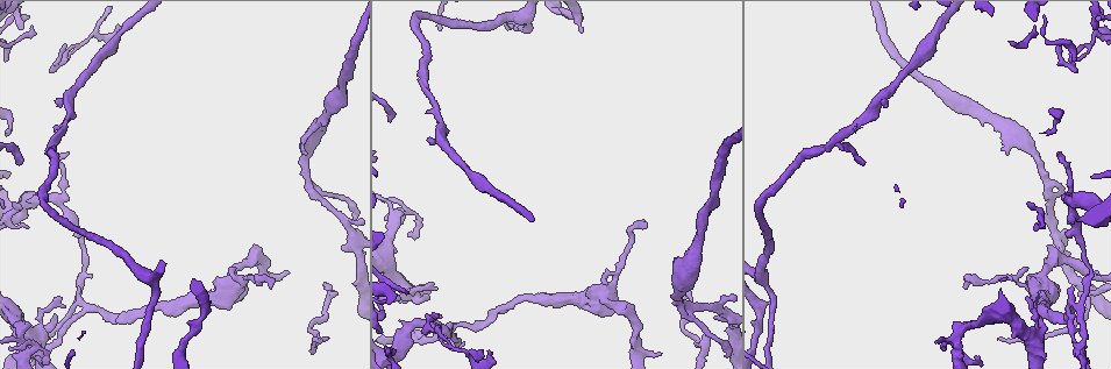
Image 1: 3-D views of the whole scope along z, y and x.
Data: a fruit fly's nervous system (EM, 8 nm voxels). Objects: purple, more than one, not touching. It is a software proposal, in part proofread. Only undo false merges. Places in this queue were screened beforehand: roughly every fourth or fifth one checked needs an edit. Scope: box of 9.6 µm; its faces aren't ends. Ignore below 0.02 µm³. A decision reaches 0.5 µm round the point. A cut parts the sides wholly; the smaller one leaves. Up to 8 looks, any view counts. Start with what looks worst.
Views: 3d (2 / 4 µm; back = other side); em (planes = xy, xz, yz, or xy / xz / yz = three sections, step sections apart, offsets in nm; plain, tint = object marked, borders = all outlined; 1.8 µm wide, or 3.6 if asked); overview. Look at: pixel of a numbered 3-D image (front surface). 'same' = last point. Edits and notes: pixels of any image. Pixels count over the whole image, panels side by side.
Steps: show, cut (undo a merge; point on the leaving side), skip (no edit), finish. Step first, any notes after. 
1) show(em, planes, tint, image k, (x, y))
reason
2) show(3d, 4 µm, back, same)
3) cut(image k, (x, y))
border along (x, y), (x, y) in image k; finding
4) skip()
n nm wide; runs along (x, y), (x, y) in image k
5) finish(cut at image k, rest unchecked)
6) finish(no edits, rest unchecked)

show(em, xy, step 16, tint, image 1, (34, 337))

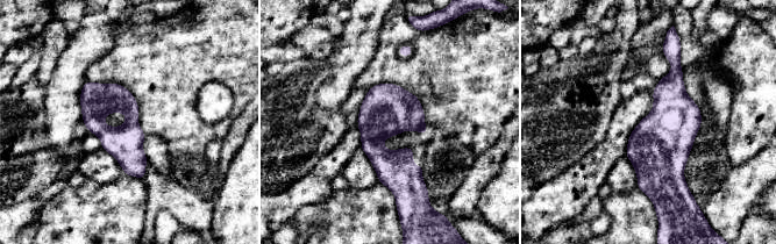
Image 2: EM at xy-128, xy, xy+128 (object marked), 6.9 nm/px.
show(em, planes, tint, same)
cut it another way

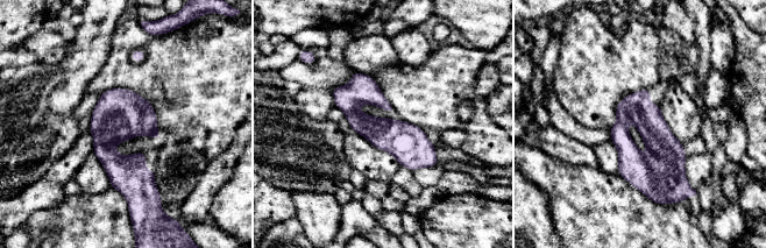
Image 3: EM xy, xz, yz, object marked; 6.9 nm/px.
skip()
220 nm wide; one neuron here

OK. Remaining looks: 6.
show(3d, 4 µm, image 1, (609, 291))
three arms meet

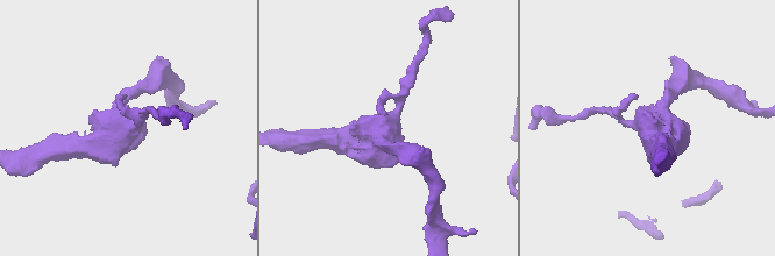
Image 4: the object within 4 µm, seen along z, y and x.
show(em, planes, tint, image 4, (125, 123))

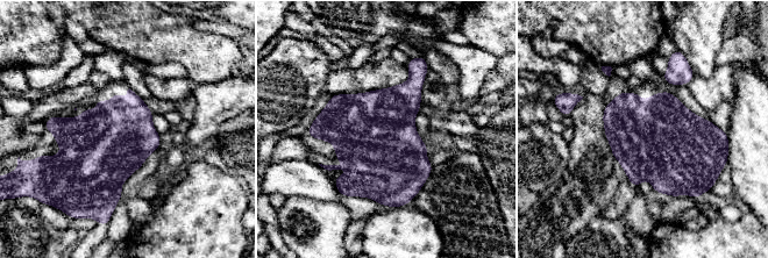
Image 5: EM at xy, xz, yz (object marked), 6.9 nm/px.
skip()
550 nm wide; all the same neuron

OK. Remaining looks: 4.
show(em, xy, step 8, plain, image 1, (1048, 197))
arms part here

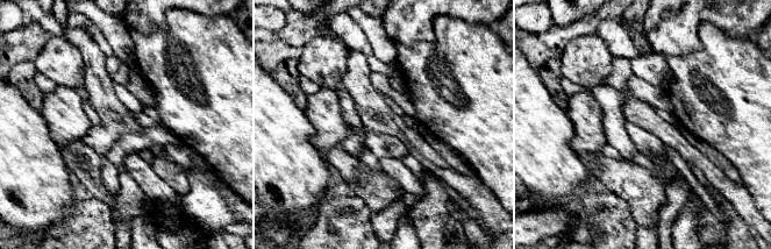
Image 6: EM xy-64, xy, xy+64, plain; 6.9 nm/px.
show(em, xy, step 8, tint, same)
where the object lies

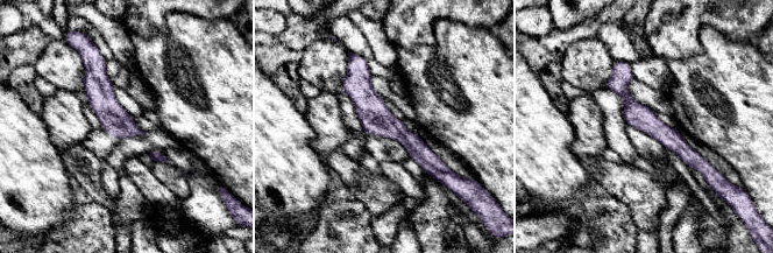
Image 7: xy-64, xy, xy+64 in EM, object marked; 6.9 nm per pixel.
skip()
170 nm wide; runs along (360, 62), (361, 93), (435, 174) in image 7; continuous, no second neuron

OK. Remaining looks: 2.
finish(no edits, rest unchecked)

